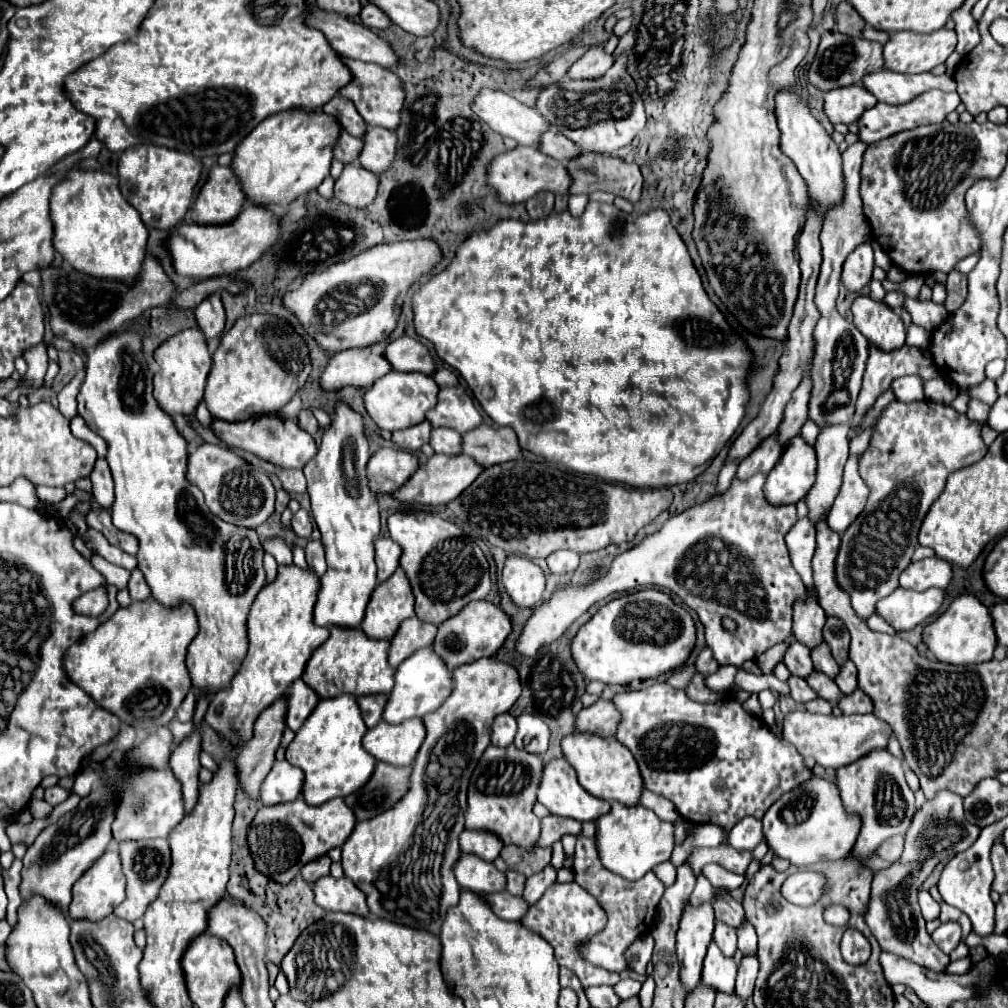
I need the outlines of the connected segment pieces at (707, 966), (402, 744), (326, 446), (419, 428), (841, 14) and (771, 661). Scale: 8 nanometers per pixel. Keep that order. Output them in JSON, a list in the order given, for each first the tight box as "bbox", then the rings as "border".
[{"bbox":[701,941,737,991],"border":[[[711,941],[705,963],[703,963],[703,975],[701,981],[707,985],[713,985],[717,991],[733,991],[735,989],[735,975],[737,975],[737,963],[735,957],[727,957],[721,953],[715,941]]]},{"bbox":[363,719,425,767],"border":[[[407,719],[407,723],[399,723],[395,727],[381,721],[375,729],[365,733],[363,747],[377,761],[401,767],[413,763],[423,737],[425,727],[421,719]]]},{"bbox":[303,399,379,629],"border":[[[343,399],[335,401],[331,425],[323,431],[319,451],[307,463],[307,467],[303,467],[303,473],[307,477],[307,493],[311,497],[311,513],[321,531],[321,539],[327,551],[327,565],[329,565],[325,575],[321,577],[321,589],[315,603],[313,621],[319,627],[343,627],[343,629],[361,627],[369,597],[377,585],[375,581],[377,567],[373,561],[373,539],[379,533],[379,507],[377,507],[375,495],[367,487],[365,465],[369,457],[371,453],[369,453],[369,439],[365,435],[363,415],[353,411],[353,407]]]},{"bbox":[391,421,433,451],"border":[[[423,421],[419,425],[415,425],[415,427],[395,431],[391,441],[403,451],[419,451],[425,443],[429,443],[431,431],[433,431],[433,425],[429,421]]]},{"bbox":[835,1,865,37],"border":[[[841,1],[835,7],[835,21],[837,21],[839,33],[851,35],[851,37],[861,37],[861,27],[865,23],[861,23],[861,17],[857,15],[857,11],[847,1]]]},{"bbox":[755,643,787,673],"border":[[[779,643],[779,645],[771,647],[771,651],[767,651],[767,655],[759,655],[759,659],[755,659],[755,661],[763,673],[771,673],[771,669],[779,663],[779,659],[783,659],[785,651],[787,651],[787,643]]]}]

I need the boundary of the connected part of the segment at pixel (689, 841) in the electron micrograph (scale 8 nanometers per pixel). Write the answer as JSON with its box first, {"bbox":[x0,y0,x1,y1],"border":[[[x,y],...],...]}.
{"bbox":[671,823,725,867],"border":[[[697,823],[689,837],[677,845],[673,849],[673,855],[671,855],[671,863],[677,867],[681,863],[687,861],[687,857],[699,849],[699,847],[717,847],[721,845],[721,841],[725,839],[725,829],[721,825],[715,825],[715,823]]]}

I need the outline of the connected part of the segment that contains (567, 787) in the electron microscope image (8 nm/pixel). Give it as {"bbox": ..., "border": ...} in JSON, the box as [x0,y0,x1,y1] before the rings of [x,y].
{"bbox":[537,759,609,821],"border":[[[553,759],[551,763],[547,763],[543,767],[537,801],[543,803],[549,809],[549,813],[555,813],[555,815],[561,815],[561,817],[571,817],[571,819],[577,819],[577,821],[595,821],[599,815],[605,815],[609,811],[607,801],[589,795],[579,785],[575,769],[565,759]]]}

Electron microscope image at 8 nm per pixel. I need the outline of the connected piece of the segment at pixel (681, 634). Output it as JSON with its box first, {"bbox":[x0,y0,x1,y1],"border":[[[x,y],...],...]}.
{"bbox":[571,589,695,685],"border":[[[643,589],[603,605],[573,637],[571,657],[587,681],[601,681],[605,685],[629,685],[631,681],[657,677],[685,663],[693,645],[695,645],[695,625],[689,613],[683,607],[675,605],[669,595],[657,589]]]}

